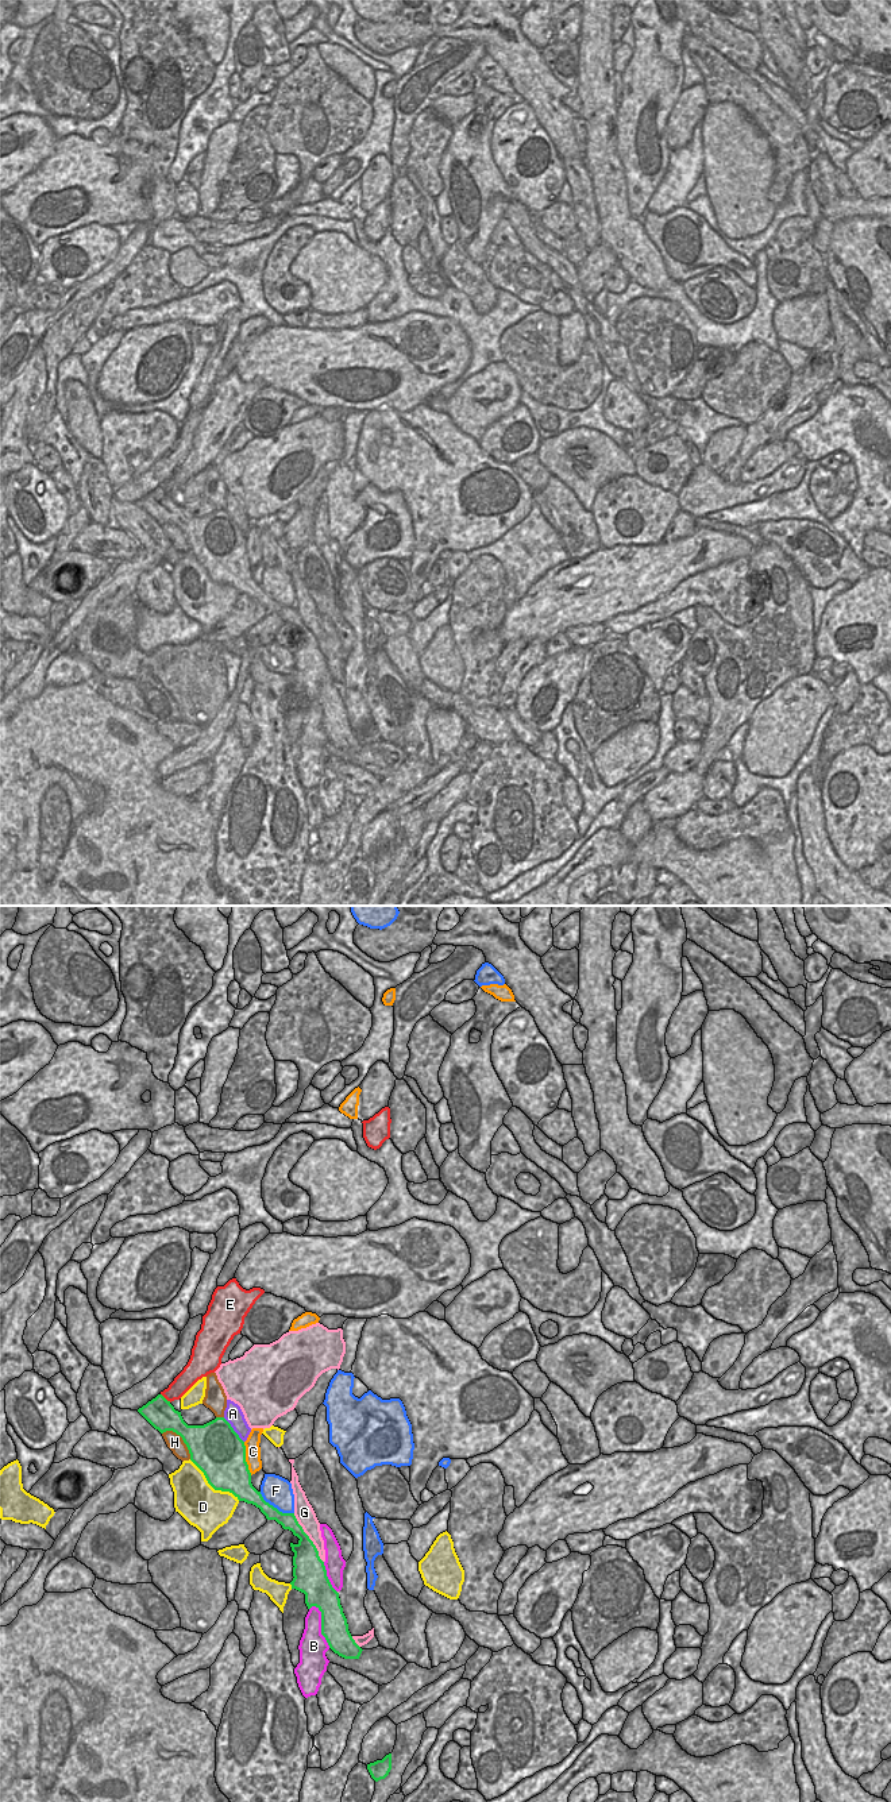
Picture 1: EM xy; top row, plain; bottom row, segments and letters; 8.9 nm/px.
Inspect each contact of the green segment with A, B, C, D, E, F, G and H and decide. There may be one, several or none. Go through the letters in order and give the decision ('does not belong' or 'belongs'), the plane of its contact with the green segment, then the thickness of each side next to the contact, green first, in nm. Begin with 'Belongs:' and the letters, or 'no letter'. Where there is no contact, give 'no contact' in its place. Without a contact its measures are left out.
Belongs: A
A: belongs | xy | 460/160 nm
B: does not belong | xy | 240/240 nm
C: does not belong | xy | 460/140 nm
D: does not belong | xy | 400/380 nm
E: does not belong | xy | 260/170 nm
F: does not belong | xy | 140/260 nm
G: does not belong | xy | 240/170 nm
H: does not belong | xy | 380/150 nm

